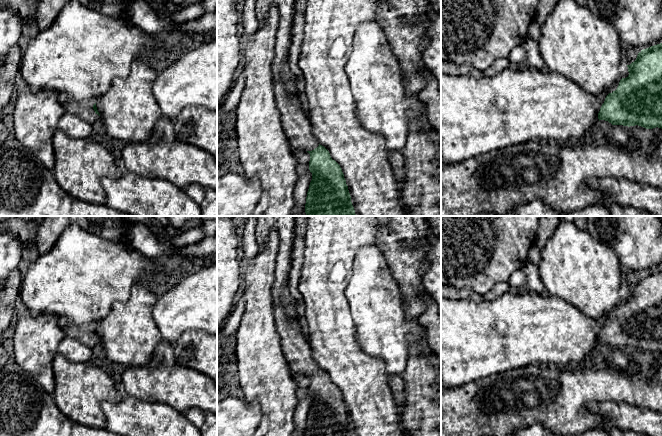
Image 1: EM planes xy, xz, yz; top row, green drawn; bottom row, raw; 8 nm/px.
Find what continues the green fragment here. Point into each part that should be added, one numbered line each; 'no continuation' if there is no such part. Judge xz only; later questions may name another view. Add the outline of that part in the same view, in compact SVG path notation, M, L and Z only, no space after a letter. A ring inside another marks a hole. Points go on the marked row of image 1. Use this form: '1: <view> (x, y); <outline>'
1: xz (296, 124); M256 0L256 17L259 27L264 25L272 5L275 5L279 10L279 25L274 47L275 55L271 69L275 99L282 114L282 126L291 147L312 151L319 146L319 142L312 133L310 119L298 97L293 97L288 93L281 78L282 66L288 59L291 45L295 0Z

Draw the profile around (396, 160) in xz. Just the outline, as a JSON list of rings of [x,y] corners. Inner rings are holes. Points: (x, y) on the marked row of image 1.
[[[388,151],[388,162],[392,167],[395,178],[399,183],[402,183],[406,174],[405,160],[402,153],[397,151]]]

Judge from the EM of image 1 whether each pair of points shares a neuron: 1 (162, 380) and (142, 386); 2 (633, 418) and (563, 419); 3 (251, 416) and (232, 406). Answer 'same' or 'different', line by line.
1: same
2: different
3: same

